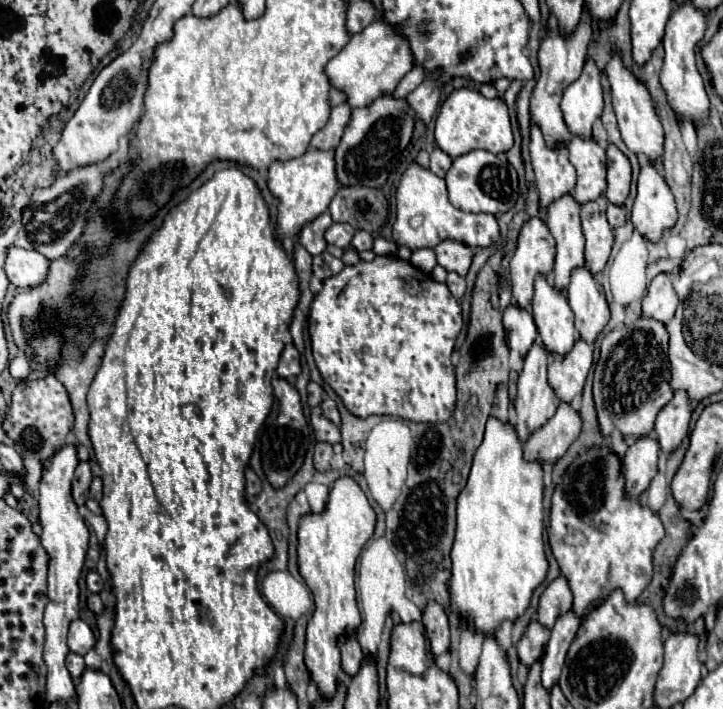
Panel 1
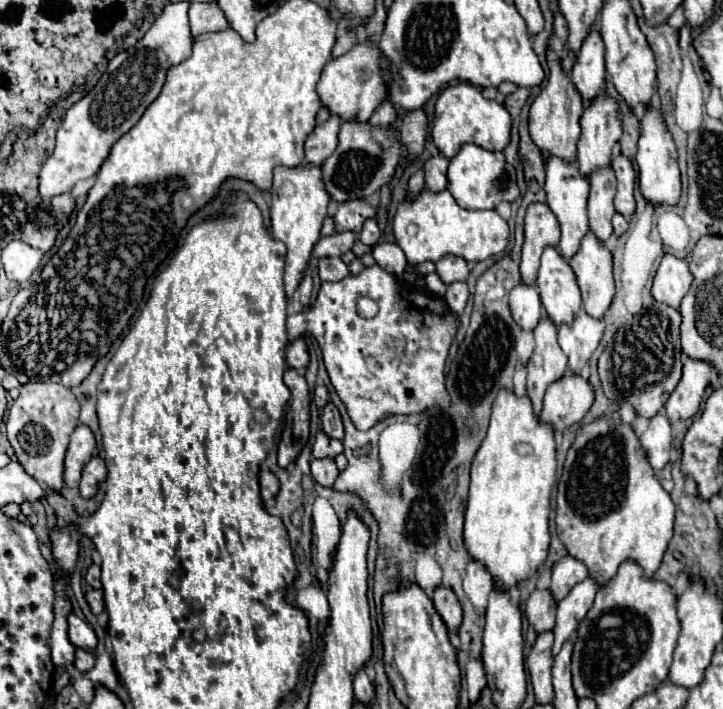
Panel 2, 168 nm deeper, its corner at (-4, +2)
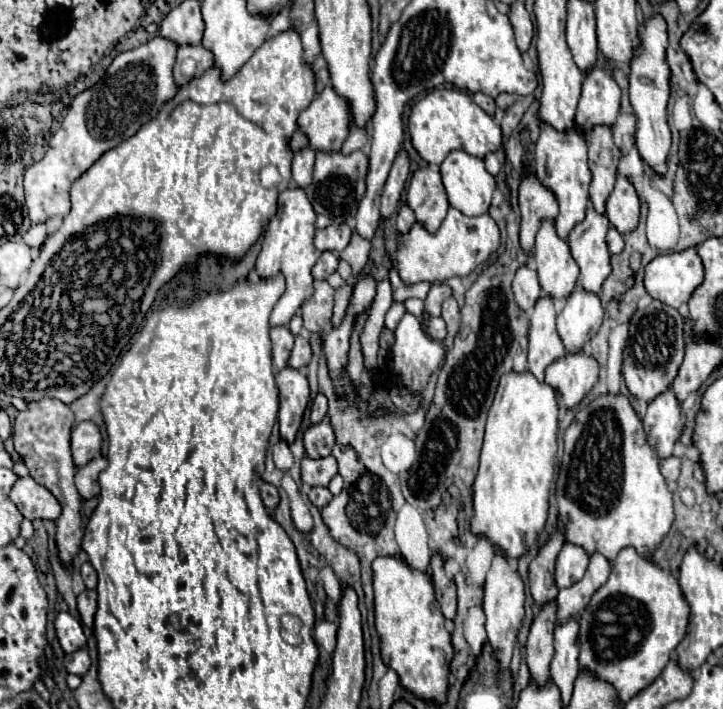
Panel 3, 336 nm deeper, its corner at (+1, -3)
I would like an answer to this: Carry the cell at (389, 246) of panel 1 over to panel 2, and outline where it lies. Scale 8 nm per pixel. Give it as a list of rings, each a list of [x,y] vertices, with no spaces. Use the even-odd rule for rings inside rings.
[[[385,242],[373,246],[373,258],[385,272],[393,276],[401,276],[405,272],[405,254],[397,244]]]

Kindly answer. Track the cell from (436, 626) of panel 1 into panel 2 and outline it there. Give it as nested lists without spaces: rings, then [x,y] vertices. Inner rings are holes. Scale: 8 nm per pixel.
[[[437,586],[435,594],[433,594],[433,602],[435,602],[435,610],[441,614],[447,628],[449,630],[459,628],[459,624],[463,620],[463,610],[461,610],[461,604],[459,604],[455,592],[447,586]]]

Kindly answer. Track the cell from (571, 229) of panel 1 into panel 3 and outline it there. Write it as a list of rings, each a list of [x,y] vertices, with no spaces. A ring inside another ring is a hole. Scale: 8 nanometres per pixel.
[[[542,123],[540,139],[534,149],[534,169],[538,181],[550,189],[558,201],[560,215],[556,217],[554,225],[560,239],[566,239],[568,233],[584,219],[586,205],[588,205],[588,187],[590,187],[590,169],[586,157],[586,137],[578,131],[560,133],[550,125]]]

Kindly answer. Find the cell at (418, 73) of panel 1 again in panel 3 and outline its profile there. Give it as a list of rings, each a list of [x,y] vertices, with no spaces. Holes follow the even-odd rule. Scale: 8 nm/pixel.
[[[352,127],[350,129],[350,135],[348,135],[348,139],[344,141],[344,145],[342,145],[342,153],[352,153],[352,151],[356,151],[356,149],[366,149],[368,143],[370,141],[370,137],[368,137],[368,129],[366,127]]]

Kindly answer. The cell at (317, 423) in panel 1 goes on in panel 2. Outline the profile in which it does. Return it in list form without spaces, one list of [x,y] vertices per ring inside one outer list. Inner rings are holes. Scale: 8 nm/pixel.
[[[317,432],[313,444],[313,458],[335,458],[341,452],[343,452],[343,444],[339,440],[327,438],[323,432]]]

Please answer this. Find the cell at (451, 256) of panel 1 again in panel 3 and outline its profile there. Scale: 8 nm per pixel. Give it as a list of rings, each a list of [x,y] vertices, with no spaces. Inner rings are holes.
[[[432,283],[430,285],[430,293],[426,297],[426,305],[424,309],[430,315],[440,315],[440,305],[444,299],[448,299],[452,295],[452,289],[446,283]]]

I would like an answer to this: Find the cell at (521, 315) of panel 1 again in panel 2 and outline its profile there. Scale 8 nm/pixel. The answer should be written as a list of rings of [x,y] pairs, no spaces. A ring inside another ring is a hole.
[[[517,284],[509,292],[509,306],[515,322],[519,322],[519,326],[525,330],[533,330],[543,316],[539,292],[533,284]]]

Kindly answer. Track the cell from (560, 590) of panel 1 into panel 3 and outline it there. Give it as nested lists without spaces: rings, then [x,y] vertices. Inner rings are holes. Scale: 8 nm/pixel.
[[[564,543],[558,559],[556,559],[556,587],[564,589],[574,585],[578,579],[582,579],[586,567],[588,567],[588,555],[582,547],[572,545],[572,543]]]

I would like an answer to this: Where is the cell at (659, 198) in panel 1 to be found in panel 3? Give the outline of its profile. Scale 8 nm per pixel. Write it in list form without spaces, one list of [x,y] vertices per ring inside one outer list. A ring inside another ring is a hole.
[[[652,17],[650,21],[644,23],[642,35],[640,35],[640,47],[636,49],[636,57],[632,59],[630,65],[630,101],[634,115],[638,119],[638,129],[636,129],[636,147],[646,163],[648,171],[652,175],[664,177],[668,171],[668,153],[670,153],[670,129],[666,121],[666,105],[670,97],[670,69],[664,59],[664,51],[668,45],[668,35],[666,35],[666,23],[662,17]]]

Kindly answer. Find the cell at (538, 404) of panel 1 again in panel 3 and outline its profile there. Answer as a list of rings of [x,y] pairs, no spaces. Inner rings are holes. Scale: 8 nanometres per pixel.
[[[542,295],[534,307],[528,339],[528,371],[542,383],[544,369],[554,363],[554,359],[562,359],[562,355],[566,355],[566,349],[556,333],[554,301],[546,295]]]

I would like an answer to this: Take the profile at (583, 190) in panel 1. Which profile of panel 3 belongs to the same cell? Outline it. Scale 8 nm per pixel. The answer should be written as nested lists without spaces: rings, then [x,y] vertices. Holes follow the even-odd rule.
[[[608,63],[586,73],[582,83],[582,97],[576,111],[576,127],[588,135],[596,125],[614,127],[620,113],[620,87],[612,79]]]

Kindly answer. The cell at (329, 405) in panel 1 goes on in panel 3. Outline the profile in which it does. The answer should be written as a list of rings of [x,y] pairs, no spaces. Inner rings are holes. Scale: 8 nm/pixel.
[[[322,419],[322,423],[312,425],[306,433],[304,433],[304,447],[306,447],[306,455],[312,459],[320,459],[320,457],[328,457],[332,453],[332,447],[336,443],[336,435],[334,429],[330,425],[330,419]]]

